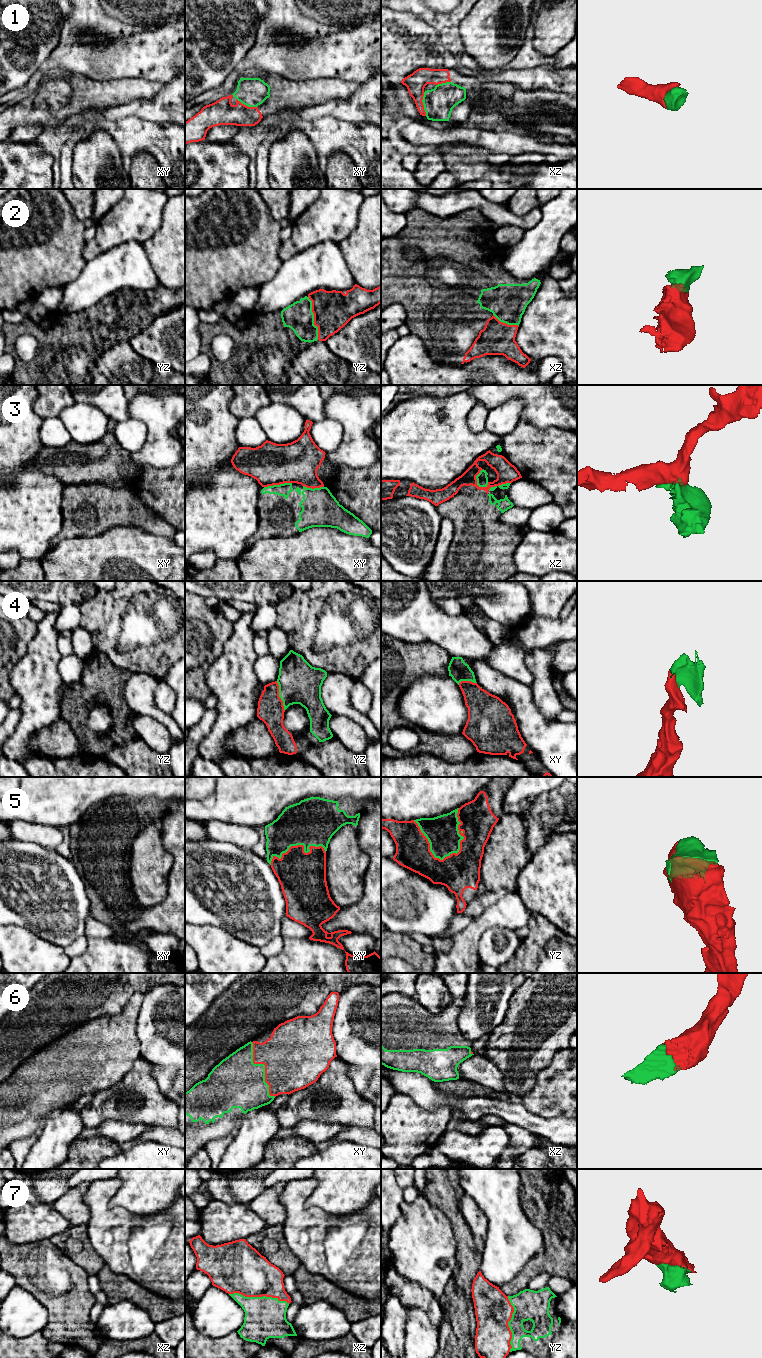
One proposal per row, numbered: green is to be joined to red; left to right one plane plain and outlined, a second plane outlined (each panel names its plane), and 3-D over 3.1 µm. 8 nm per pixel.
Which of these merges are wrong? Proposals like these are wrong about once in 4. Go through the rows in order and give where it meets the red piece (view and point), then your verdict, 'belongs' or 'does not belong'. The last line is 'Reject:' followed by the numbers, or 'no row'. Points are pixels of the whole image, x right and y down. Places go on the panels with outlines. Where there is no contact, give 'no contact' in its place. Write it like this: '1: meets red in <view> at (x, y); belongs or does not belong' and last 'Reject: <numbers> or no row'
1: meets red in xz at (422, 104); belongs
2: meets red in yz at (314, 318); belongs
3: meets red in xz at (475, 478); does not belong
4: meets red in yz at (278, 696); belongs
5: meets red in yz at (430, 851); belongs
6: meets red in xy at (265, 1067); belongs
7: meets red in xz at (259, 1296); belongs
Reject: 3

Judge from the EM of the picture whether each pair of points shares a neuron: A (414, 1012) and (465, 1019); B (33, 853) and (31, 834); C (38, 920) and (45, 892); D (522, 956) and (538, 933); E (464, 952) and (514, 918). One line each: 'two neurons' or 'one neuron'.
A: two neurons
B: two neurons
C: one neuron
D: one neuron
E: one neuron

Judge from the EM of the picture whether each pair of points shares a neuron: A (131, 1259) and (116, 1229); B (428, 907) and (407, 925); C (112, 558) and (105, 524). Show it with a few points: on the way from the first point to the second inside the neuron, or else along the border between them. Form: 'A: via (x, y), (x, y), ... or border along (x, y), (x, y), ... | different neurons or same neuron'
A: via (129, 1252), (116, 1239), (116, 1236) | same neuron
B: via (423, 911), (412, 920) | same neuron
C: border along (129, 526), (116, 526), (90, 536), (83, 536) | different neurons

